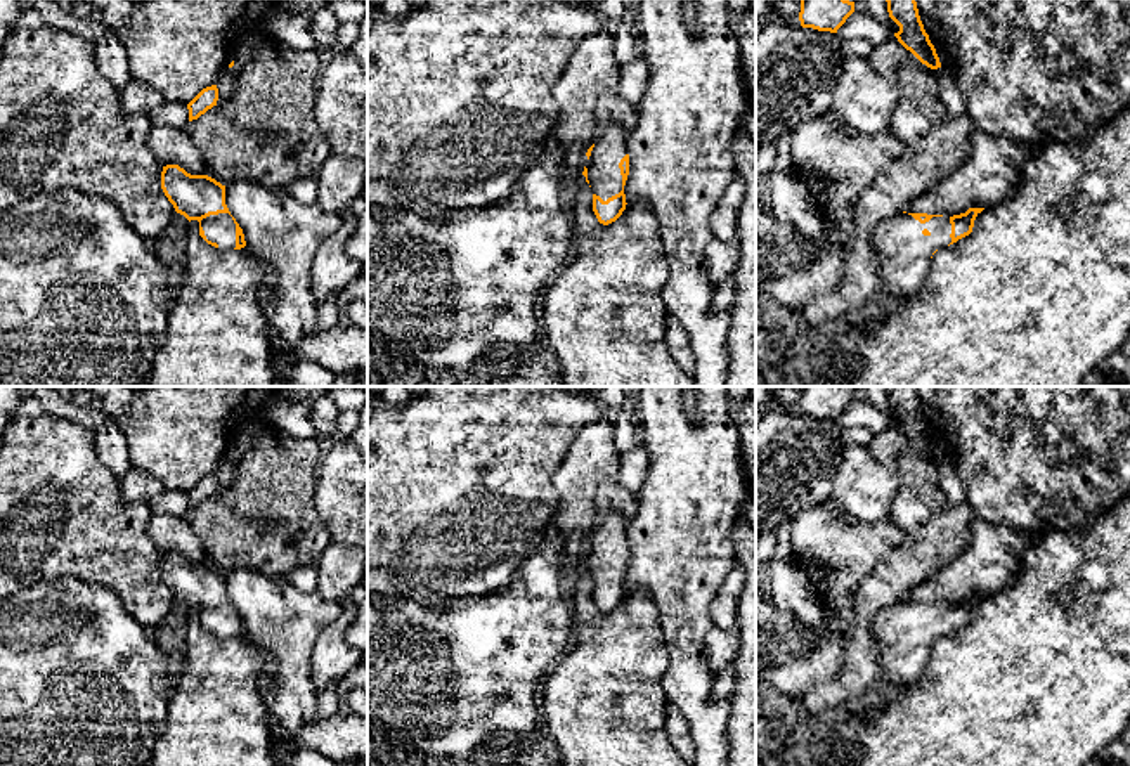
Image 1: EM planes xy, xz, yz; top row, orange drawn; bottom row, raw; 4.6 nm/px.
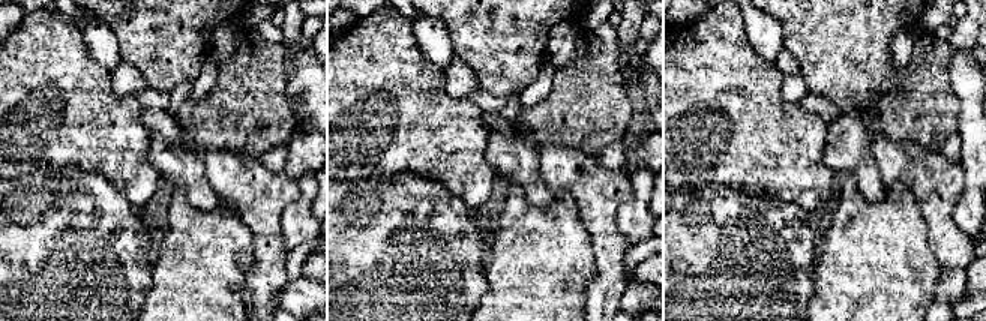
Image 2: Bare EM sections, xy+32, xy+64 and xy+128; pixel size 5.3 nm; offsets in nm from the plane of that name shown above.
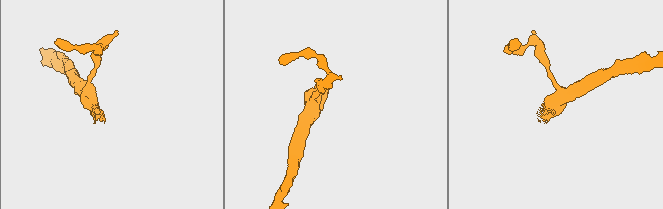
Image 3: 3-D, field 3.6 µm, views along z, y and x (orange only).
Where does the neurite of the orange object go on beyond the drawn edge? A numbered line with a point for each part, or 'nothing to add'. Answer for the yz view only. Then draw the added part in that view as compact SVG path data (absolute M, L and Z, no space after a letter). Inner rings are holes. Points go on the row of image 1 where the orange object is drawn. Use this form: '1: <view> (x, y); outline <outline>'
1: yz (905, 253); outline M908 213L894 215L879 225L877 276L894 303L913 298L929 270L936 250L951 243L950 217L932 217L920 224Z

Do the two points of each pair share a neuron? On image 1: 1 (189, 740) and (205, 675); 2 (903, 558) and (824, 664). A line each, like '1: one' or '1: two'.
1: one
2: two

